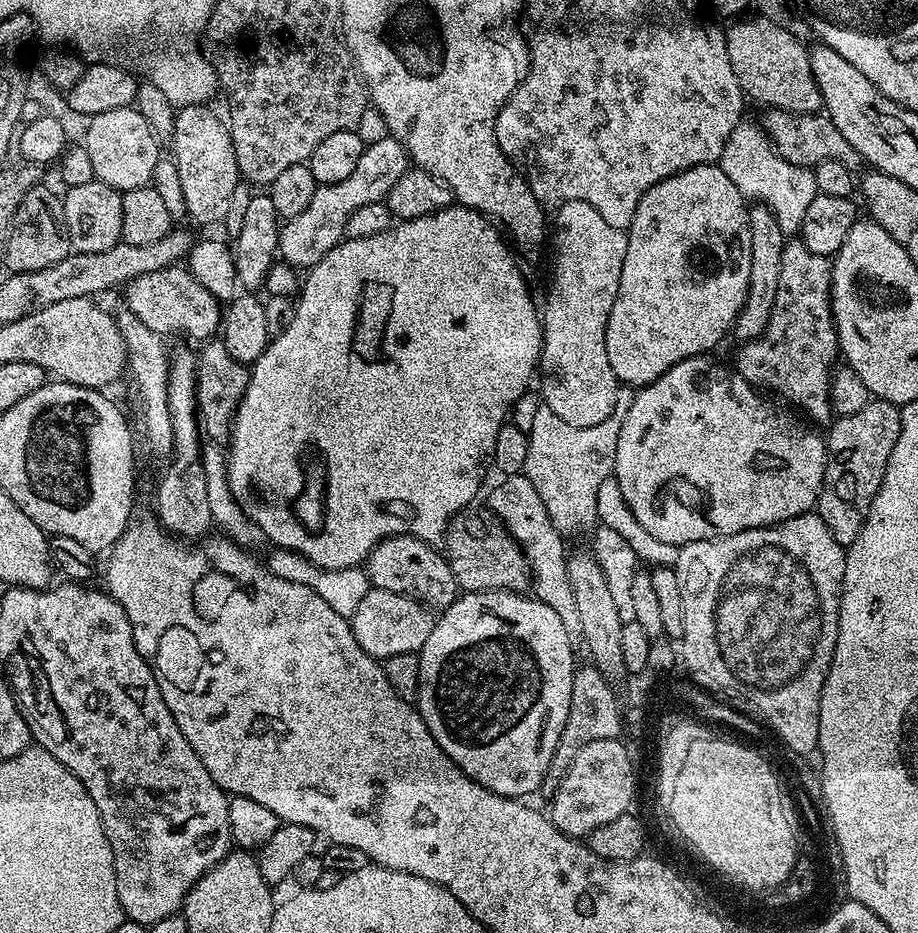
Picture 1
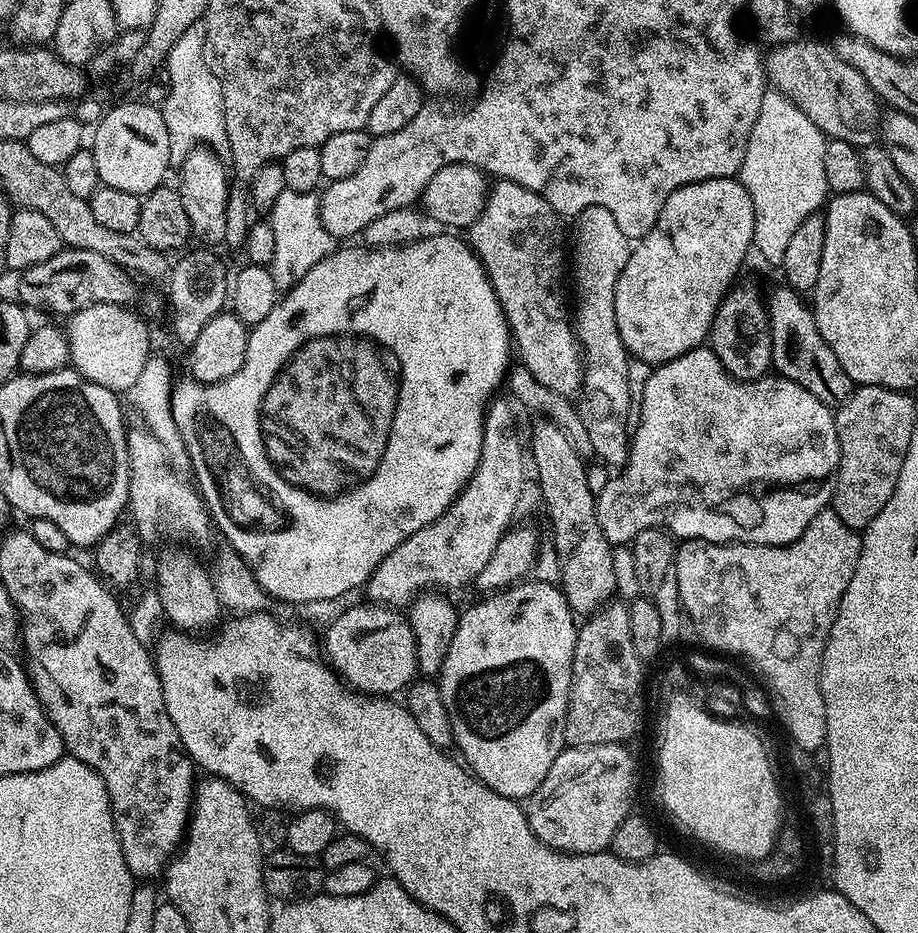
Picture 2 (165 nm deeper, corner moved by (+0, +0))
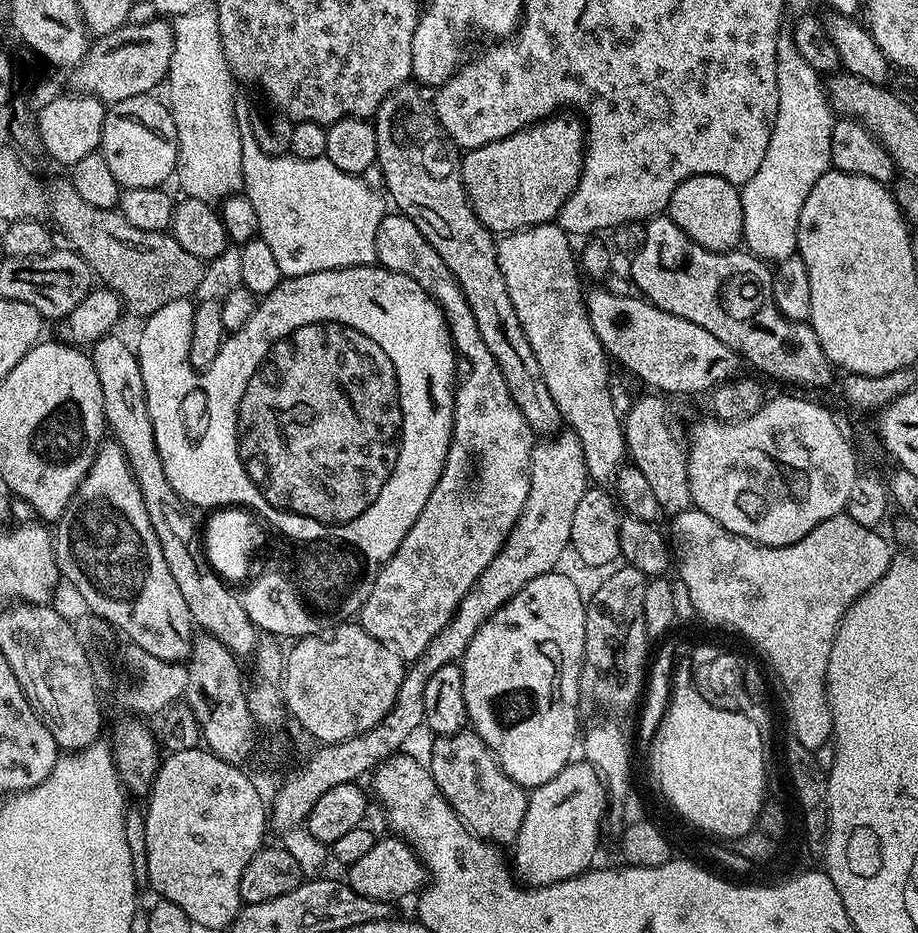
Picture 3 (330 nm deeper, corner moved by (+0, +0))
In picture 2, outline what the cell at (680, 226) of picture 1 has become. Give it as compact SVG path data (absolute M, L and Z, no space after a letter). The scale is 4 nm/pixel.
M739 179L694 182L674 190L674 194L666 198L658 222L654 222L652 229L635 241L632 257L626 262L614 290L618 334L632 360L659 366L701 347L709 339L720 303L733 287L748 248L750 252L753 247L753 234L754 206Z

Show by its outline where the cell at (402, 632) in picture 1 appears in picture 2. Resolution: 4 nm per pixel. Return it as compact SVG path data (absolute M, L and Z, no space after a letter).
M363 602L345 610L341 616L332 620L332 625L322 636L322 652L333 672L348 685L349 688L370 696L391 697L392 692L403 693L417 679L416 671L416 639L407 619L397 609L383 604Z

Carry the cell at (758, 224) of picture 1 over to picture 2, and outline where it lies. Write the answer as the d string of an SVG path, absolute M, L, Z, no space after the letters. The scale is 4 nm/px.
M737 283L720 303L720 309L712 323L710 347L718 362L735 380L761 380L772 368L772 327L768 325L768 310L765 297L752 284Z

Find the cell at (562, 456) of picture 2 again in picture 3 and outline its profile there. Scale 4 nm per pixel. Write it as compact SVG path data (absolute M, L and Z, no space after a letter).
M405 86L396 88L380 103L374 123L376 126L376 164L384 175L384 184L388 187L386 196L394 205L395 211L401 212L438 250L438 258L446 262L450 274L458 282L470 310L474 314L474 322L478 322L478 334L482 334L482 342L494 354L494 362L498 362L498 370L502 370L502 378L506 378L506 390L510 390L510 398L522 410L522 418L530 426L530 430L540 438L556 435L562 428L562 417L558 406L554 406L554 398L550 398L550 389L546 387L546 378L542 378L542 370L538 366L538 358L534 358L534 349L526 338L526 330L522 330L522 322L518 322L518 313L514 310L514 302L510 302L510 290L506 290L506 281L502 278L502 270L498 270L498 254L496 253L497 237L474 214L472 203L464 189L464 179L460 162L461 149L446 134L446 130L437 122L430 111L430 104L420 97L419 87Z

